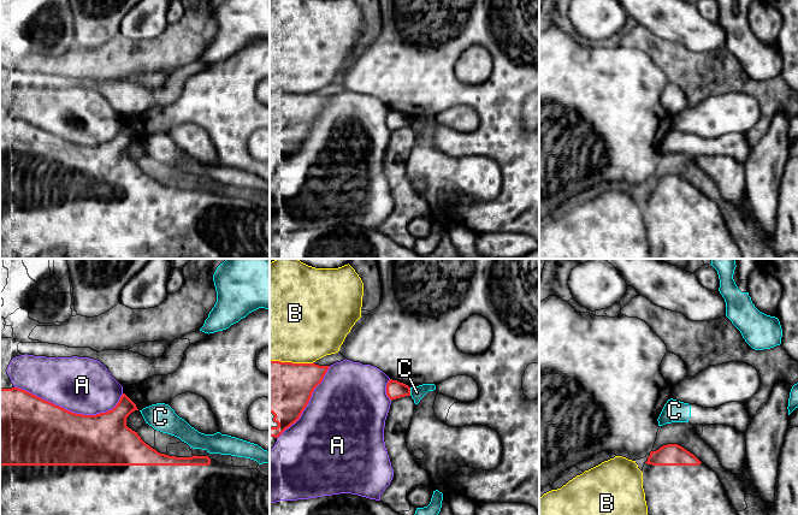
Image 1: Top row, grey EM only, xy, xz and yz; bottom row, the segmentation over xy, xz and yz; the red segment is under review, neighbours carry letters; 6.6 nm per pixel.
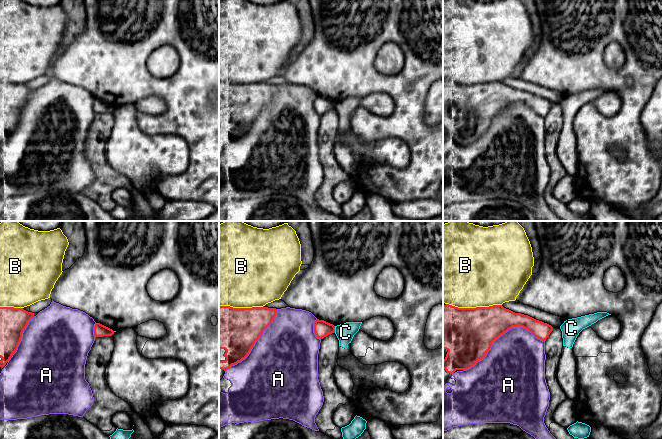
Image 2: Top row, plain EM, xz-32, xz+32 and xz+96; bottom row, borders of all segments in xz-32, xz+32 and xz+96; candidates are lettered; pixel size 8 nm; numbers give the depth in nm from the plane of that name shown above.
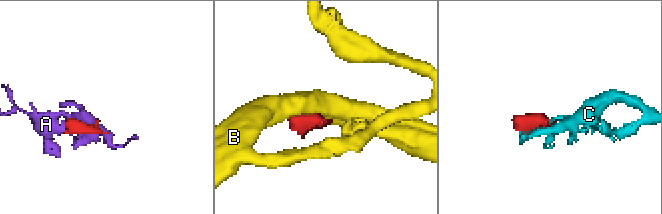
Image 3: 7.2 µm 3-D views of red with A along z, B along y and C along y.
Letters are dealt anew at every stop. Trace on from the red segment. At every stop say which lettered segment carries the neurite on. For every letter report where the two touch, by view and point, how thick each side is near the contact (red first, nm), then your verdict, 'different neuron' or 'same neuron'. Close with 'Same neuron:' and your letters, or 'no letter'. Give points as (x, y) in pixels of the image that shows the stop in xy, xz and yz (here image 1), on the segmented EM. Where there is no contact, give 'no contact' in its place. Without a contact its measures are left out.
A: xy (71, 412) | 420/380 nm | different neuron
B: xz (291, 362) | 360/500 nm | different neuron
C: xz (409, 391) | 120/90 nm | different neuron
Same neuron: no letter

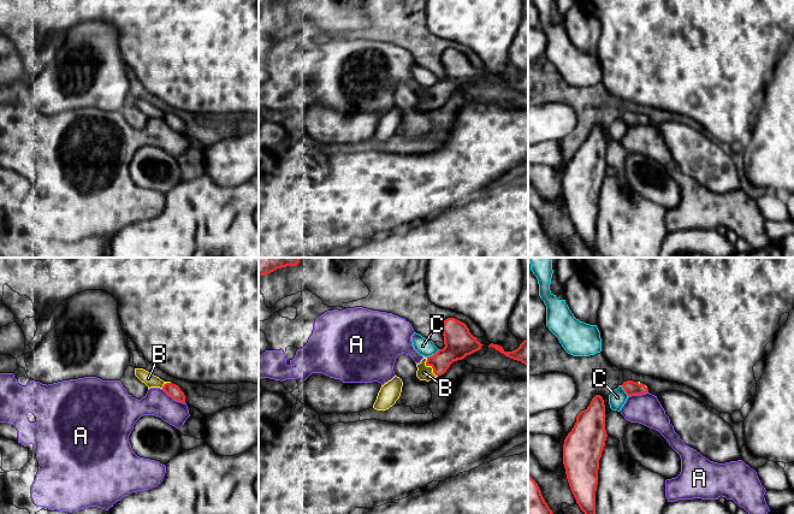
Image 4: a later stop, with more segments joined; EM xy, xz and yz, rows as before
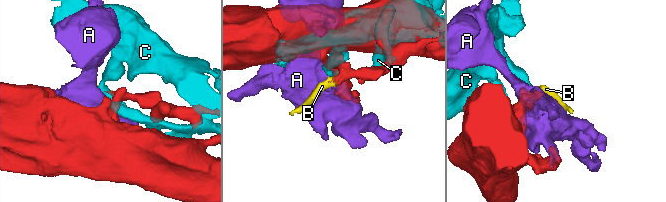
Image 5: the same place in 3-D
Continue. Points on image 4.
A: xy (173, 399) | 90/180 nm | different neuron
B: xz (430, 365) | 190/100 nm | same neuron
C: xz (434, 354) | 190/120 nm | different neuron
Same neuron: B

